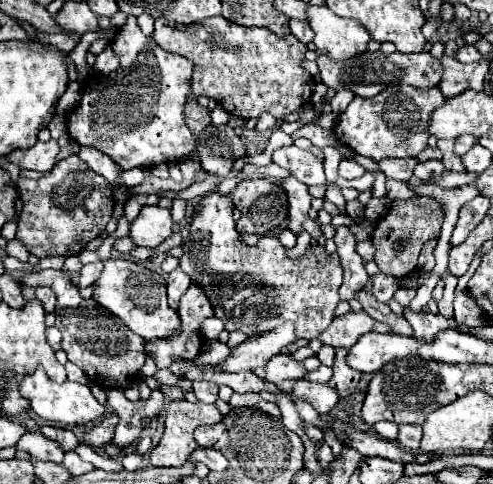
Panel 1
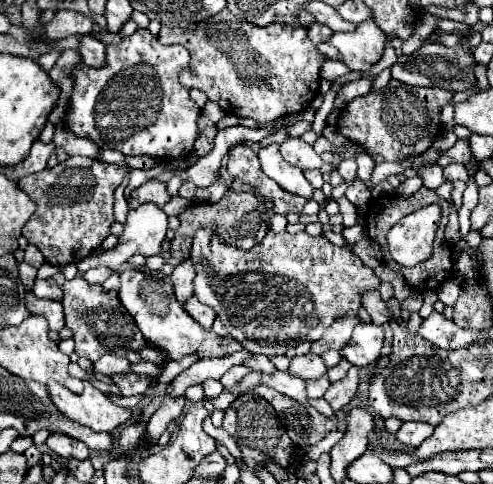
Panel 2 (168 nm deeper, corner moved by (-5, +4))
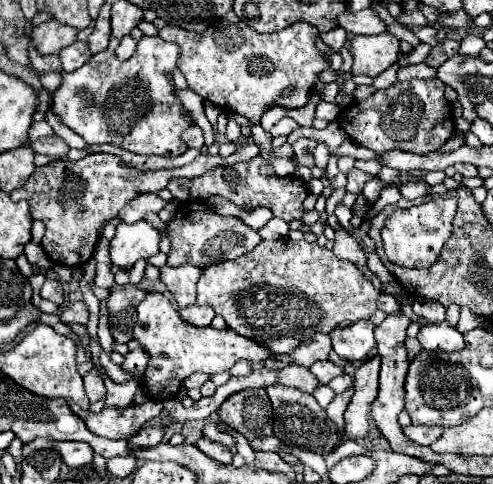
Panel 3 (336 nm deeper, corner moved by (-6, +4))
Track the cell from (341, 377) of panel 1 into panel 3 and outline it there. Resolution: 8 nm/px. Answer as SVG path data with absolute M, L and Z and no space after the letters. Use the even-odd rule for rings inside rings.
M348 389L348 391L336 395L336 397L332 399L332 403L328 405L328 409L326 409L328 417L336 423L338 429L344 429L344 411L346 411L346 407L348 407L348 403L350 403L352 393L354 393L354 389Z

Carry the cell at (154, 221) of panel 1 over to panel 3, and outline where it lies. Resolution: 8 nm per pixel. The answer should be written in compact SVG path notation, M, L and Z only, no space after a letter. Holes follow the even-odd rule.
M138 221L134 225L120 223L116 227L116 235L110 239L110 259L118 267L132 267L138 259L148 259L158 253L158 243L160 243L160 233L156 227L148 225L146 221Z

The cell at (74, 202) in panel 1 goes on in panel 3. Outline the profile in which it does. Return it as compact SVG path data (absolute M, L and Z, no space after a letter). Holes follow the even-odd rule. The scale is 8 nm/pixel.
M246 143L240 147L236 153L228 157L220 155L204 155L200 153L192 163L178 167L178 169L168 169L168 171L148 171L140 173L120 161L116 155L108 153L96 153L88 155L78 161L52 161L44 167L36 167L32 177L20 187L10 193L14 201L26 199L30 205L30 215L32 219L40 219L46 225L46 233L42 239L42 247L46 255L66 267L78 267L84 265L96 247L98 241L98 227L108 223L118 215L118 211L136 195L140 193L158 193L160 189L166 187L166 183L172 177L198 177L204 175L206 171L218 167L218 165L234 165L238 161L250 161L252 157L260 155L260 147L256 143Z

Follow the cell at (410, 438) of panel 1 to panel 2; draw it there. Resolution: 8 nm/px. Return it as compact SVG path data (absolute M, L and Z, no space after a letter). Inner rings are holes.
M411 421L411 423L403 423L401 429L397 431L397 439L405 445L405 447L419 447L427 437L431 437L433 427L427 423L419 423L419 421Z

